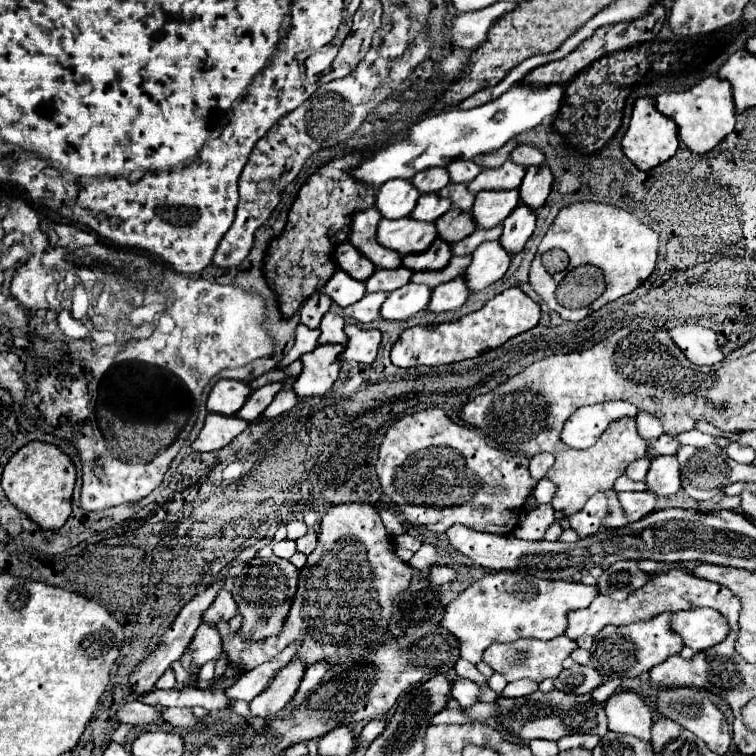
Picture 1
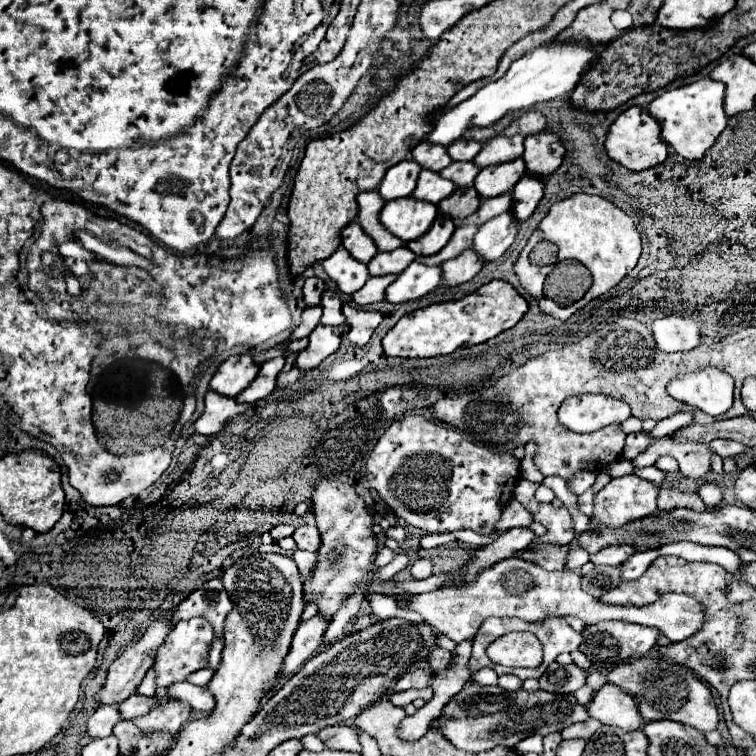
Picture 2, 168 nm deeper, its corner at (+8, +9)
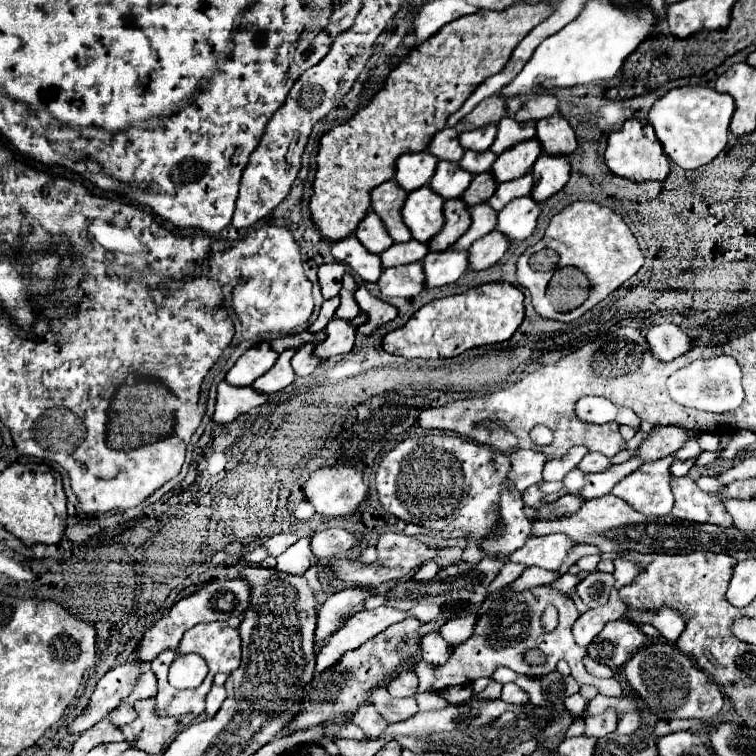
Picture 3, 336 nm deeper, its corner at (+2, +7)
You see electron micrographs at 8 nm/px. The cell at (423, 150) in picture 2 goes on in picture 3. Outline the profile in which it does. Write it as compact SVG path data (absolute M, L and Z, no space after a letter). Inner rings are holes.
M447 127L433 137L433 141L429 143L429 153L433 153L437 159L459 161L465 149L459 143L459 133L453 127Z

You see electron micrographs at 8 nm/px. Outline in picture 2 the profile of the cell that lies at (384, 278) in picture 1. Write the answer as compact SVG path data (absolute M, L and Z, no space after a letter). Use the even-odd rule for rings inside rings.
M399 247L395 251L389 251L389 253L377 253L367 269L369 269L369 275L399 275L405 271L405 267L409 263L413 263L417 255L413 251L407 251L407 247Z

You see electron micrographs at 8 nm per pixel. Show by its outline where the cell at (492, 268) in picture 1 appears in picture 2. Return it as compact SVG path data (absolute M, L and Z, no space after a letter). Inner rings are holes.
M503 213L497 219L491 219L479 227L473 237L473 251L479 255L483 263L491 263L499 259L517 235L519 223L513 221L511 213Z

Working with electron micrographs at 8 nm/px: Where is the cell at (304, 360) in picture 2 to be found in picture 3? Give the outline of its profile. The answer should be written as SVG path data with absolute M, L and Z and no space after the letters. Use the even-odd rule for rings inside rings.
M331 319L327 325L327 339L315 347L317 357L329 359L339 353L349 353L355 343L357 327L345 319Z

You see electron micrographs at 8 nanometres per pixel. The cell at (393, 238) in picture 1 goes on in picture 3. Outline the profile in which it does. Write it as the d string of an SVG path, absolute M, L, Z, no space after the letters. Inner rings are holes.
M423 185L409 193L403 205L403 221L411 229L413 239L429 243L443 227L443 203L445 199L437 195L429 185Z

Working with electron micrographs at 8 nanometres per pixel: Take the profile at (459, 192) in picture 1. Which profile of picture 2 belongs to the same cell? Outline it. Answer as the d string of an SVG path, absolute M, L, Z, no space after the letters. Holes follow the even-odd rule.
M467 161L467 163L451 163L439 175L445 179L451 179L455 183L455 187L471 187L477 173L479 173L479 169L471 161Z

